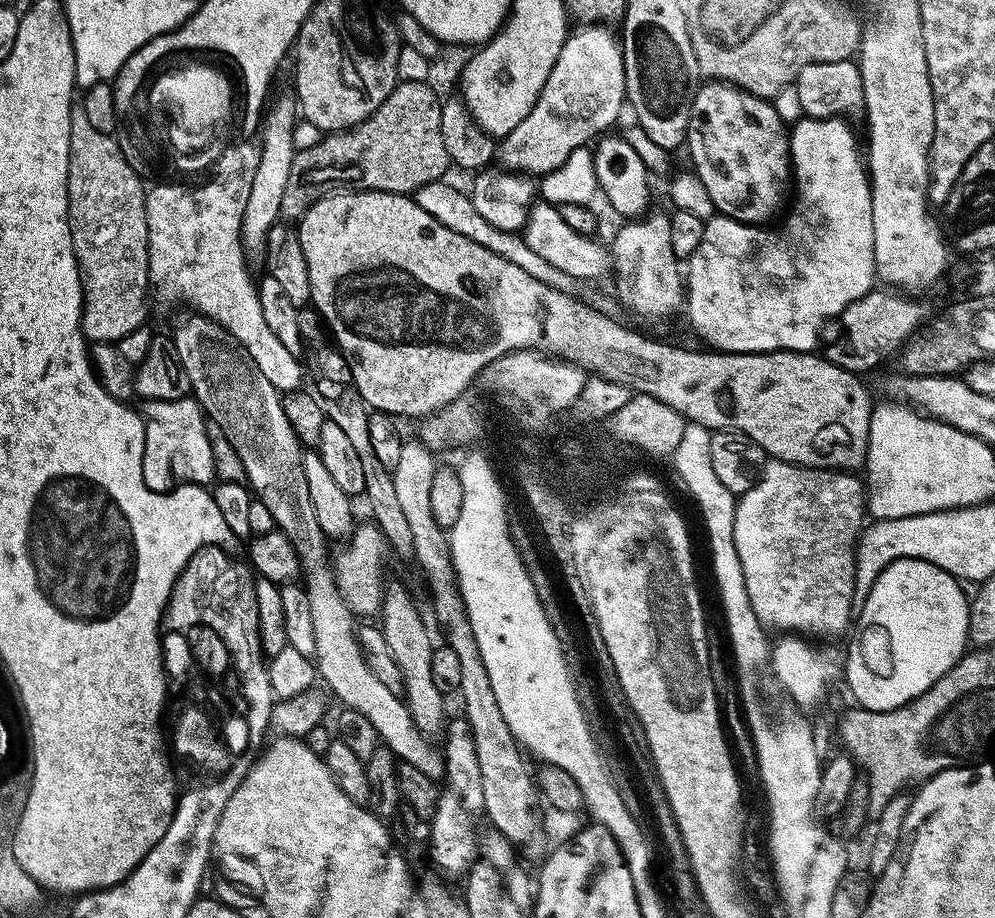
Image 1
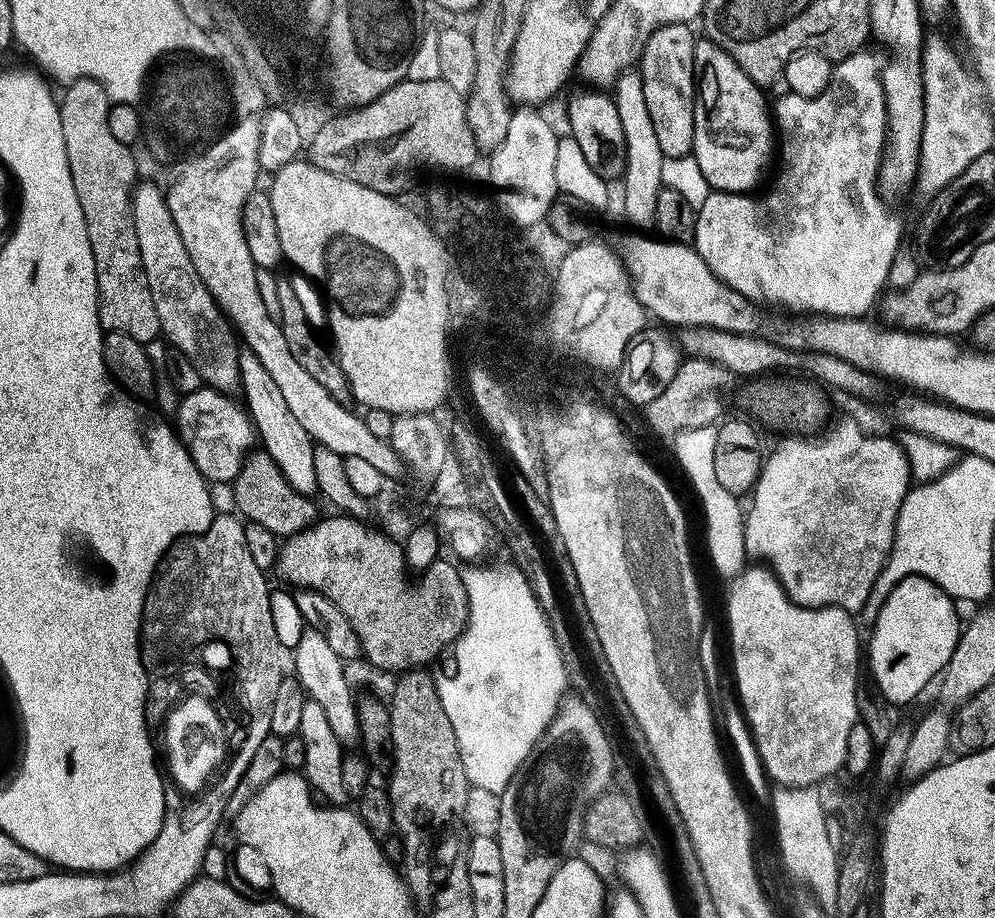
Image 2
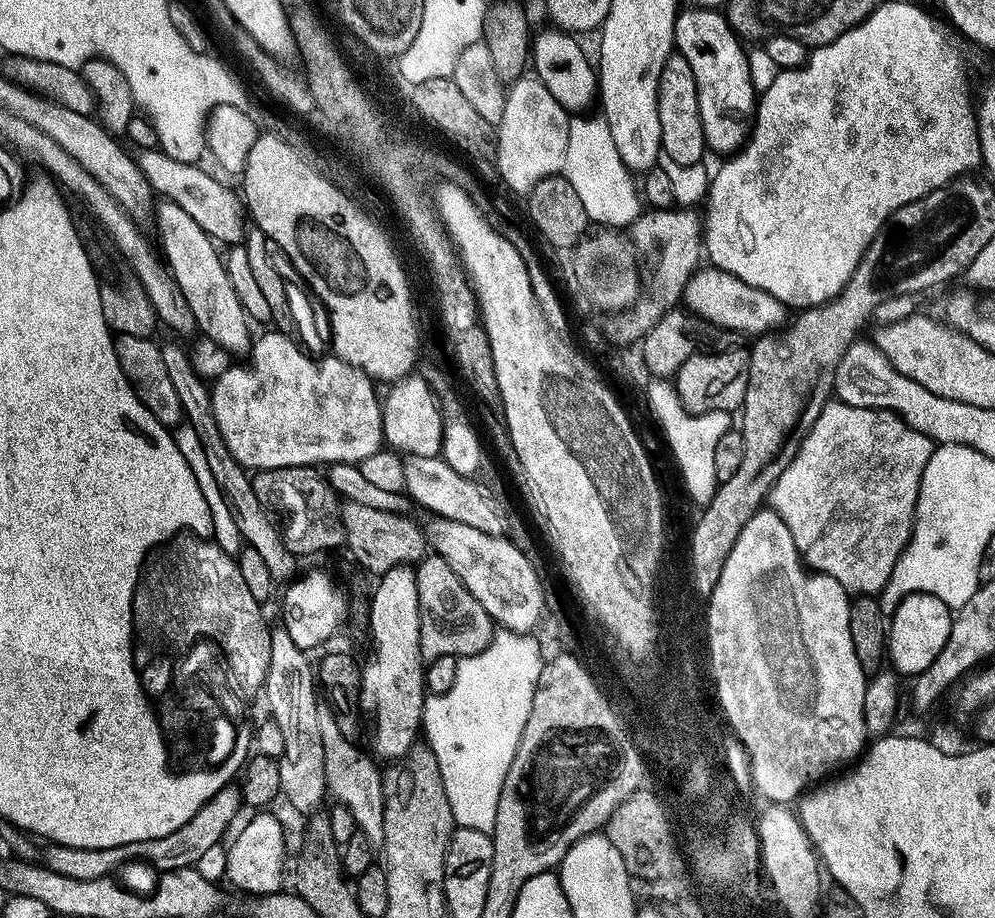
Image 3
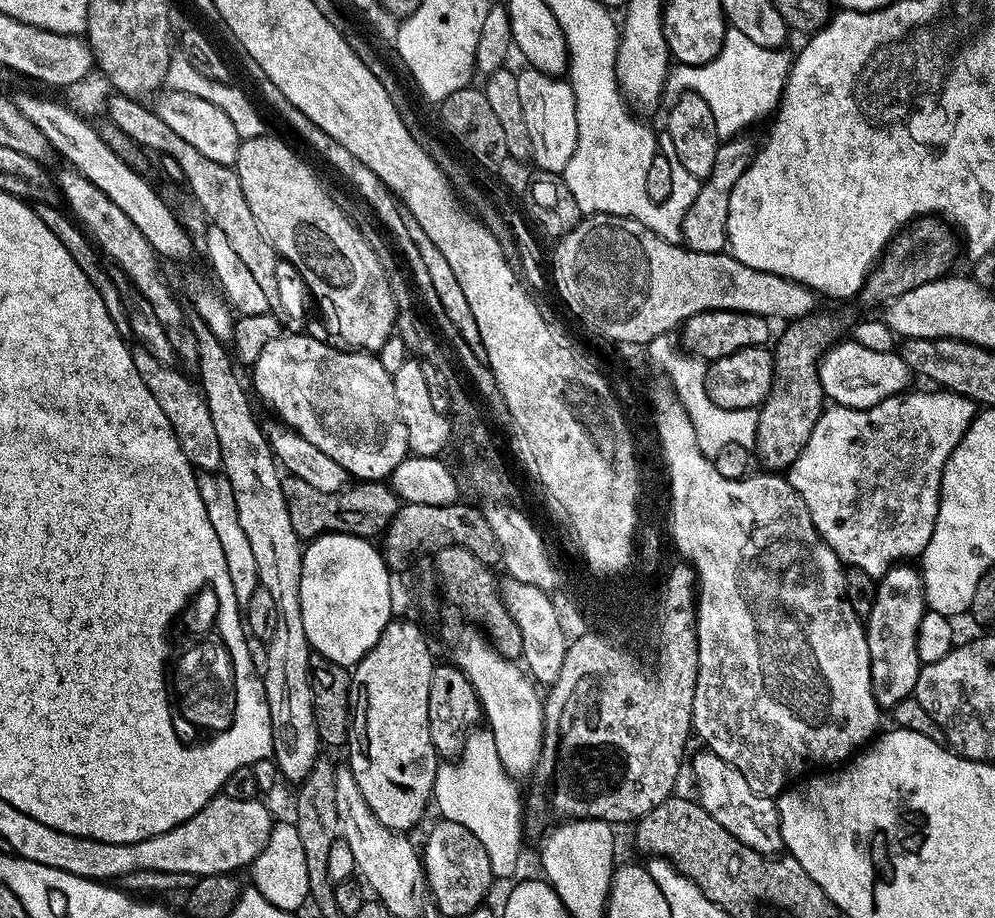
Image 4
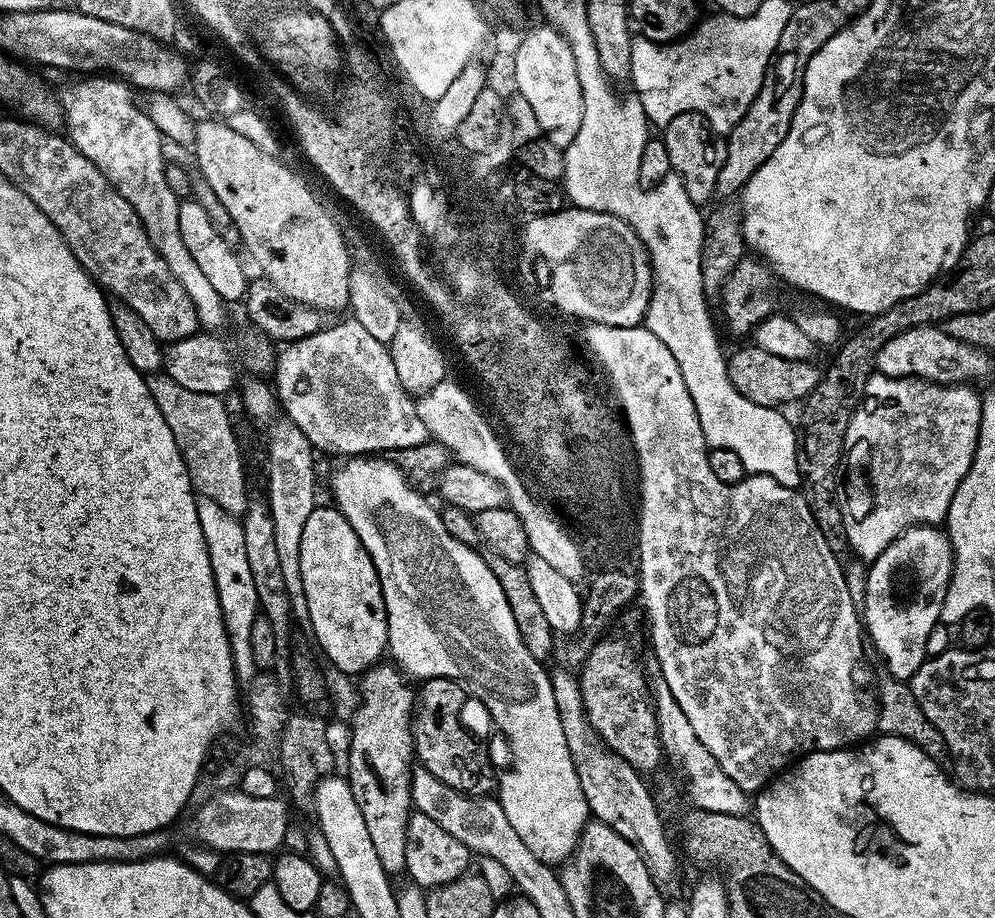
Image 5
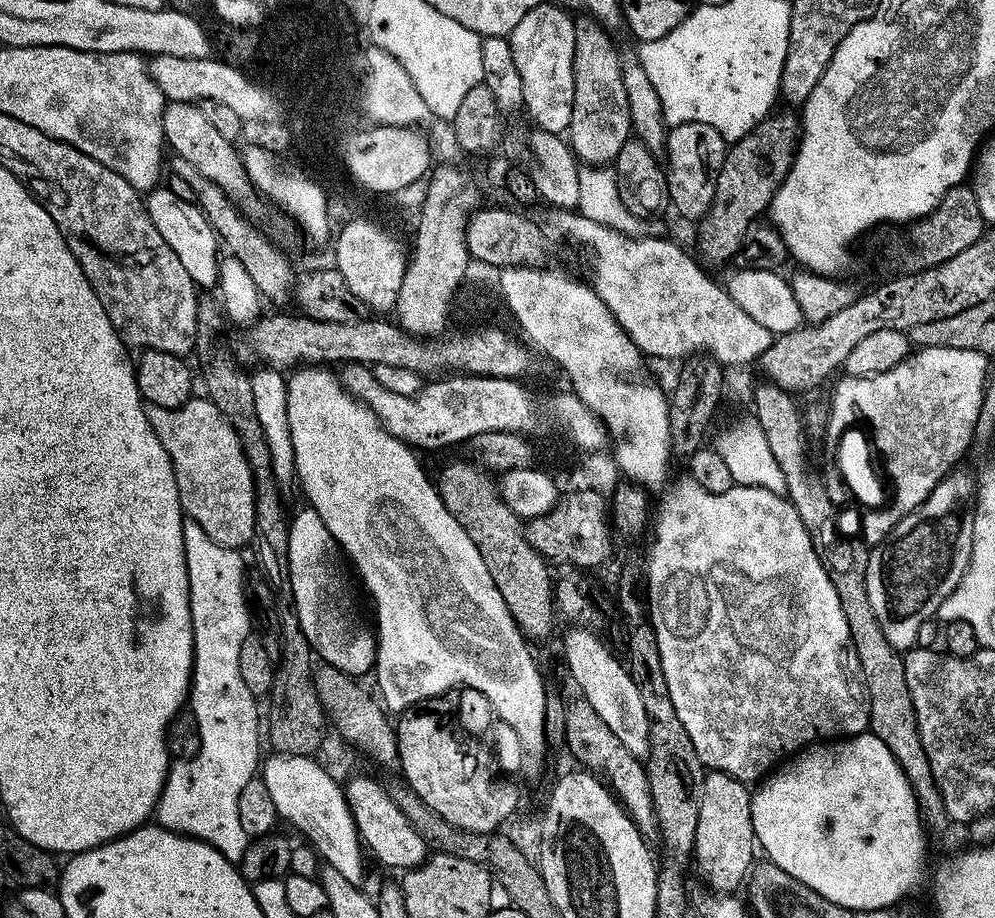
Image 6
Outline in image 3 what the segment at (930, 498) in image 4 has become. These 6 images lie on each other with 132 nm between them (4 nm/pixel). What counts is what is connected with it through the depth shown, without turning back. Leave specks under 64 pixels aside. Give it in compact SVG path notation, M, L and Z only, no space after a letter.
M830 400L821 410L814 426L804 436L799 450L786 466L786 470L778 478L778 482L772 488L770 497L770 508L790 530L790 538L794 538L794 546L799 550L800 555L807 567L813 573L829 575L830 578L837 579L844 589L852 594L878 594L886 586L894 566L898 562L900 555L904 553L904 548L912 538L912 523L916 521L916 499L918 490L922 482L922 474L926 470L926 462L929 461L930 454L935 448L934 442L925 434L910 427L903 419L888 410L862 409L846 405L839 400Z

